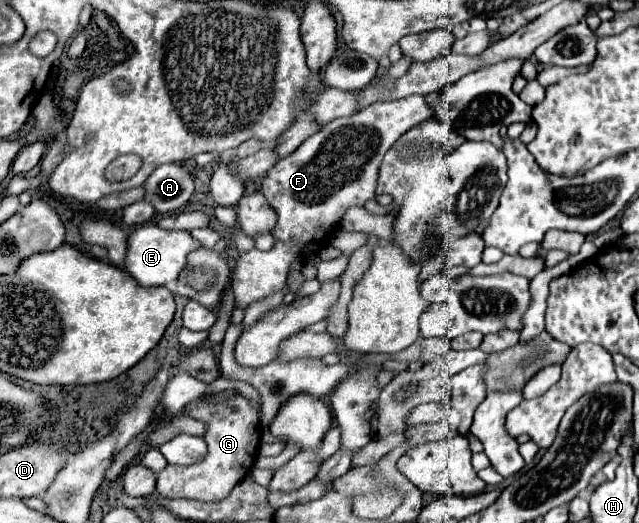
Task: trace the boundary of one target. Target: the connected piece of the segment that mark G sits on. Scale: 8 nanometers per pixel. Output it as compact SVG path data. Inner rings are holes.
M240 393L226 403L226 407L214 407L206 403L206 397L198 399L198 403L188 405L192 417L208 423L208 433L204 435L208 443L208 455L204 461L194 463L190 467L168 465L158 473L156 491L164 499L198 499L204 503L222 501L230 495L230 491L250 473L256 461L256 451L260 443L260 415L254 403L244 399ZM256 427L256 435L254 435Z

